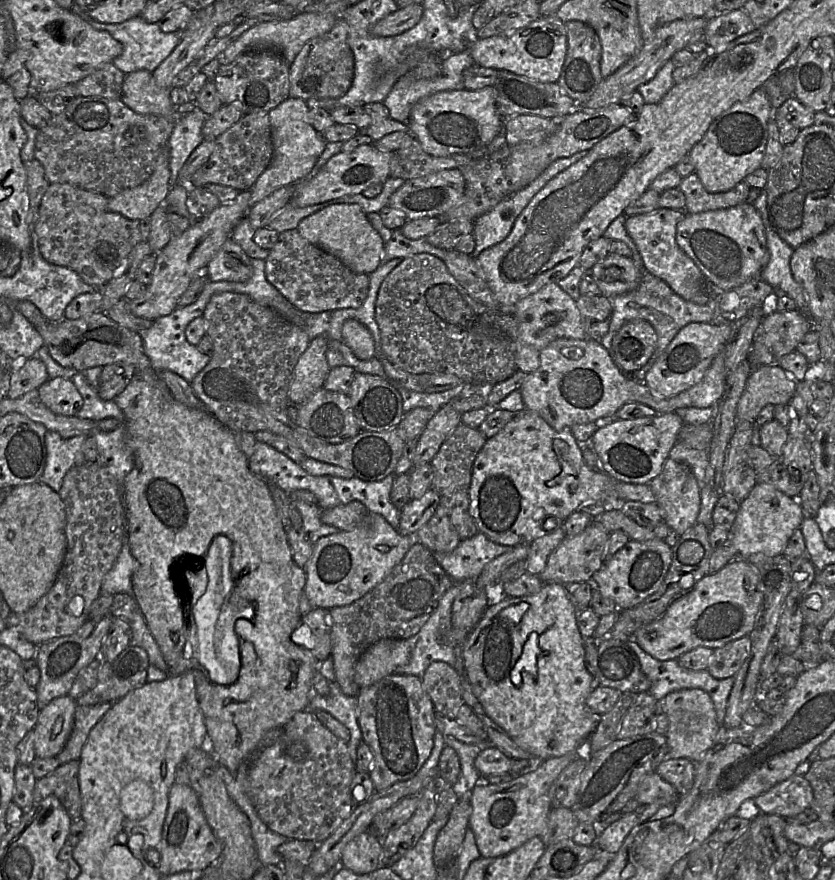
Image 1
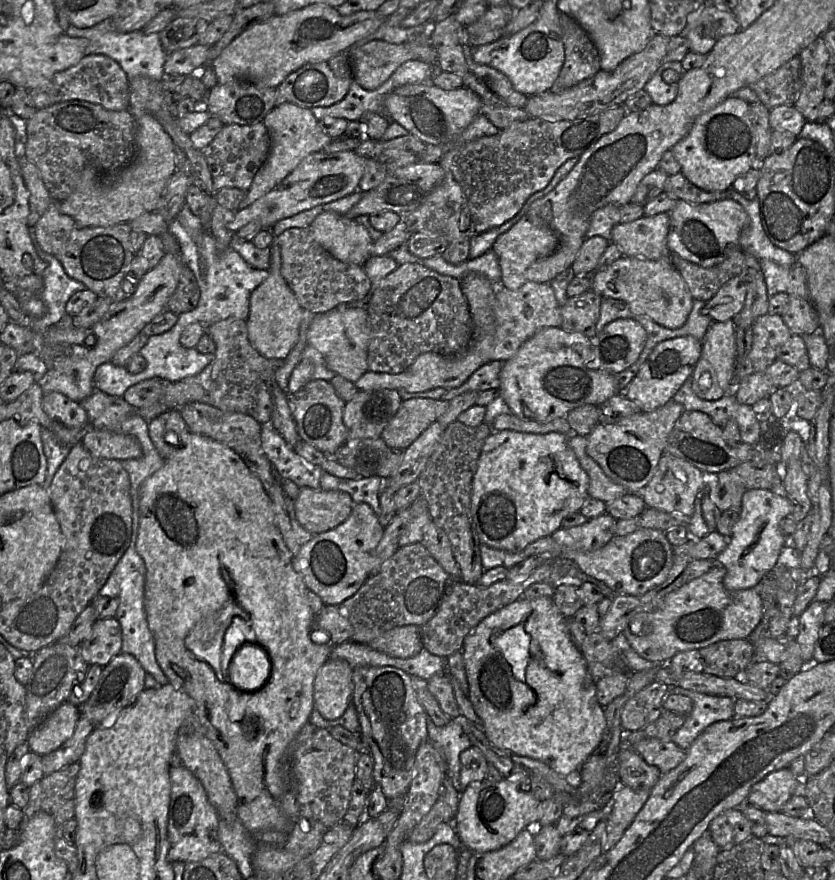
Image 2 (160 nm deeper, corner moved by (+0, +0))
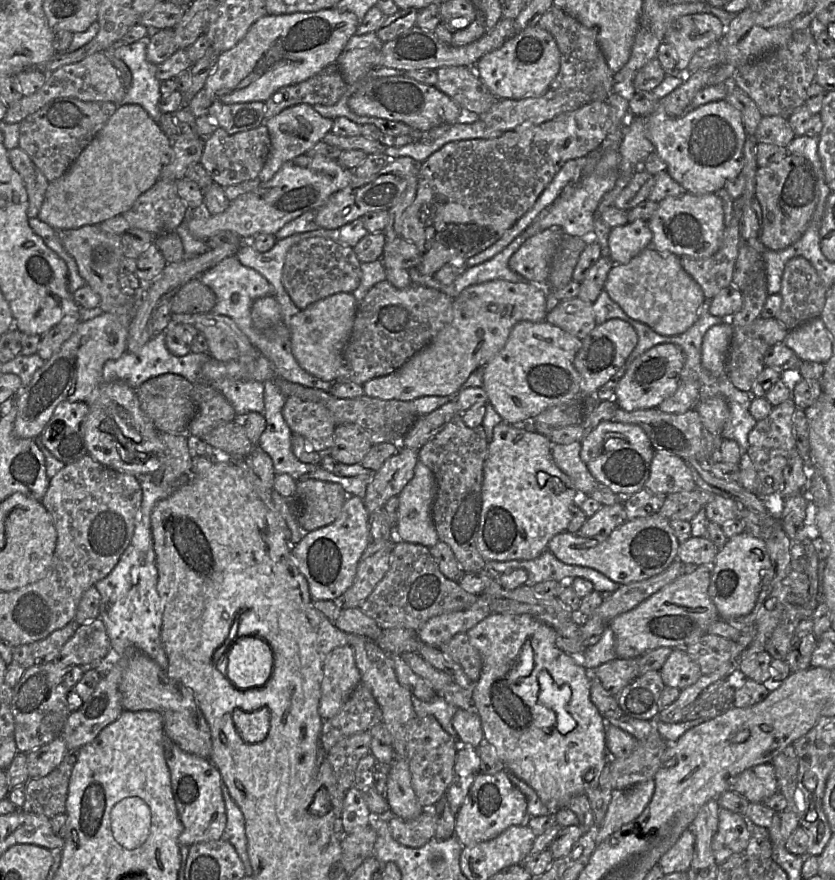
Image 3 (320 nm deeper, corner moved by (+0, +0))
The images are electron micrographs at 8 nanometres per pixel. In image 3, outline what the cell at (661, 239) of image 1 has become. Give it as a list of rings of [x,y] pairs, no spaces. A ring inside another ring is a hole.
[[[636,220],[611,229],[608,237],[609,257],[614,264],[626,264],[651,246],[652,232],[648,221]]]

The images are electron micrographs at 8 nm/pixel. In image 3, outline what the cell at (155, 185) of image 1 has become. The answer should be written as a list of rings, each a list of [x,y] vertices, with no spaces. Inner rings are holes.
[[[138,104],[118,106],[71,167],[61,177],[49,182],[36,218],[59,231],[99,225],[108,219],[122,215],[133,206],[140,195],[159,180],[162,168],[171,161],[172,150],[171,140],[144,108]]]

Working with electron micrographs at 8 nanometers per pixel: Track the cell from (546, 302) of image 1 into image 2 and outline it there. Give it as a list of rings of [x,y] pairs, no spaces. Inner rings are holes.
[[[530,281],[517,290],[509,290],[498,285],[495,296],[495,325],[481,328],[474,326],[470,344],[464,352],[453,356],[425,352],[405,371],[398,374],[368,370],[355,382],[358,390],[395,389],[416,393],[438,387],[448,390],[457,388],[481,366],[491,361],[507,361],[514,357],[520,346],[539,330],[560,327],[562,324],[561,306],[550,283]]]

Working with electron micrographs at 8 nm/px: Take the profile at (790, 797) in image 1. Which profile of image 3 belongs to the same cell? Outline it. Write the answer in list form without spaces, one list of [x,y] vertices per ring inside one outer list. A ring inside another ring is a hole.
[[[765,763],[746,769],[730,780],[730,789],[750,803],[763,803],[778,792],[775,769]]]

